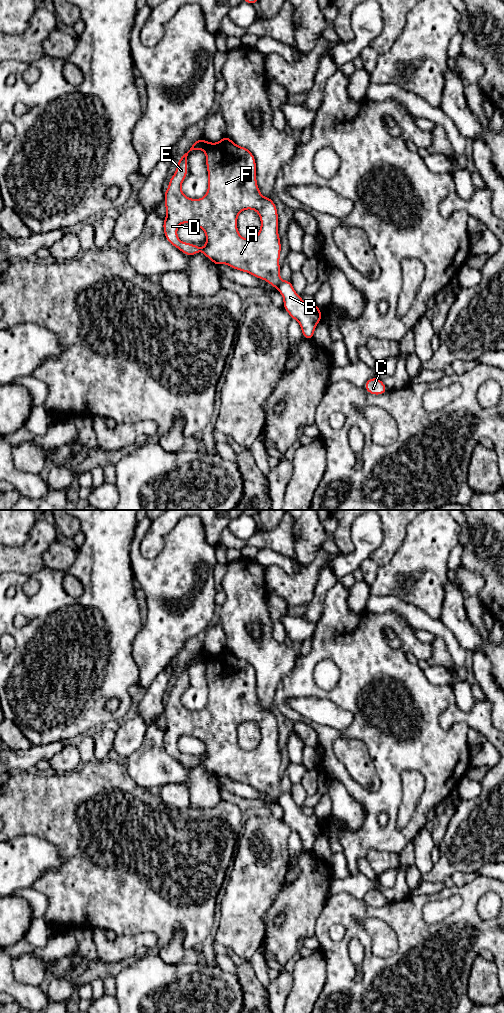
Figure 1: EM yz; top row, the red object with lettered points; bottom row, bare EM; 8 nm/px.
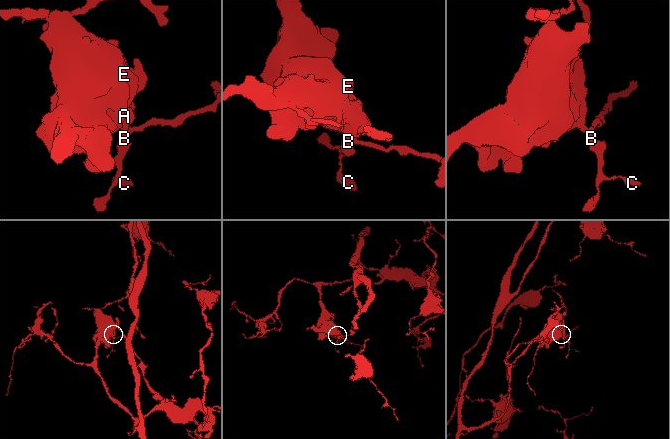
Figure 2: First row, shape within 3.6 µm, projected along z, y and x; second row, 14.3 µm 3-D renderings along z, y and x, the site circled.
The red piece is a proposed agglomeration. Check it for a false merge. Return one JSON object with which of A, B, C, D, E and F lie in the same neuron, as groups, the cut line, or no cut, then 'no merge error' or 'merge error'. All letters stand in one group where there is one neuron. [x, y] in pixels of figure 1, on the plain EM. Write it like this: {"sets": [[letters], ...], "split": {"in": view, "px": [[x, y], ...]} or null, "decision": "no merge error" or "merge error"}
{"sets": [["A", "D", "E", "F"], ["B", "C"]], "split": {"in": "yz", "px": [[281, 793], [276, 799]]}, "decision": "merge error"}

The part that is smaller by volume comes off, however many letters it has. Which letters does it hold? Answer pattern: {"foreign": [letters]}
{"foreign": ["B", "C"]}

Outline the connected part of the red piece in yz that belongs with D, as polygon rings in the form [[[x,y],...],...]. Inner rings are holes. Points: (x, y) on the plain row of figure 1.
[[[227,647],[217,655],[210,655],[201,649],[182,666],[164,707],[167,728],[163,732],[163,742],[171,757],[188,768],[194,768],[201,763],[217,779],[227,776],[235,782],[263,791],[275,800],[279,798],[281,753],[278,747],[278,724],[272,710],[265,710],[259,703],[256,672],[248,660],[236,657]],[[195,661],[206,666],[208,702],[201,711],[186,709],[181,702],[181,696],[188,684],[187,669]],[[246,721],[255,722],[261,732],[258,747],[252,751],[243,750],[237,741],[238,727]],[[181,735],[192,735],[205,744],[206,756],[202,761],[195,756],[179,752],[177,742]]]

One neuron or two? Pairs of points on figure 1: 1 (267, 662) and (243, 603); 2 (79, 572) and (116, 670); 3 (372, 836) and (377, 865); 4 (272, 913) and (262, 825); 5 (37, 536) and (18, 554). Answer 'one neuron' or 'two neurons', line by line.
1: one neuron
2: one neuron
3: two neurons
4: two neurons
5: one neuron

